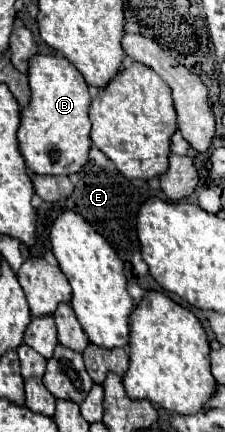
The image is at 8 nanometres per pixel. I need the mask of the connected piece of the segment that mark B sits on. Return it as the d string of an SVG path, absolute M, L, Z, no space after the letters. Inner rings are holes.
M37 54L29 60L31 102L21 112L21 128L17 132L21 154L35 174L69 176L77 174L89 162L91 94L85 78L63 56Z

